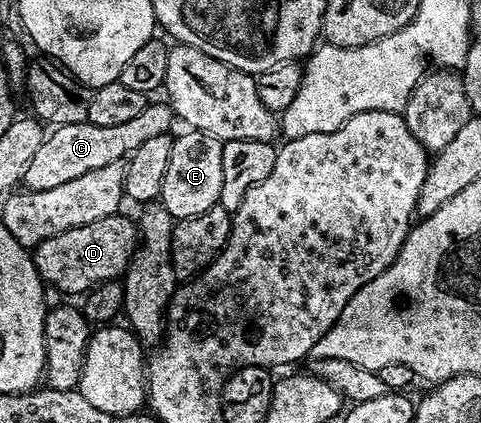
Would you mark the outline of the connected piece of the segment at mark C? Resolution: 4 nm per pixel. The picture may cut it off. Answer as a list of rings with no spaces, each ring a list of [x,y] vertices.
[[[159,99],[155,105],[154,102],[146,104],[144,111],[140,111],[140,115],[136,115],[136,119],[131,119],[129,123],[116,123],[112,127],[96,127],[96,123],[84,120],[80,123],[59,125],[53,131],[47,132],[44,143],[40,143],[40,151],[32,155],[32,163],[28,163],[21,184],[32,191],[48,191],[52,187],[60,187],[63,183],[70,182],[71,179],[80,179],[80,175],[88,175],[88,171],[97,171],[99,167],[108,167],[108,163],[129,158],[130,154],[136,151],[136,147],[140,147],[140,143],[145,143],[147,139],[170,133],[172,129],[170,124],[175,124],[175,121],[173,109],[165,100]]]

